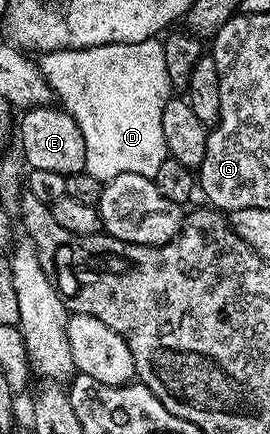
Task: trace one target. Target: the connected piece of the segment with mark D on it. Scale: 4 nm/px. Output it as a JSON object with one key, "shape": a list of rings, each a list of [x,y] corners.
{"shape":[[[151,38],[135,44],[101,44],[95,48],[61,48],[58,52],[47,52],[41,57],[40,67],[47,81],[49,81],[53,93],[62,98],[61,105],[65,111],[74,117],[74,121],[80,126],[84,134],[84,146],[86,147],[85,172],[92,174],[92,178],[103,182],[116,179],[120,174],[140,174],[153,178],[156,170],[160,170],[160,162],[168,159],[166,143],[164,142],[164,108],[172,99],[172,89],[168,78],[168,62],[164,62],[163,41]]]}

